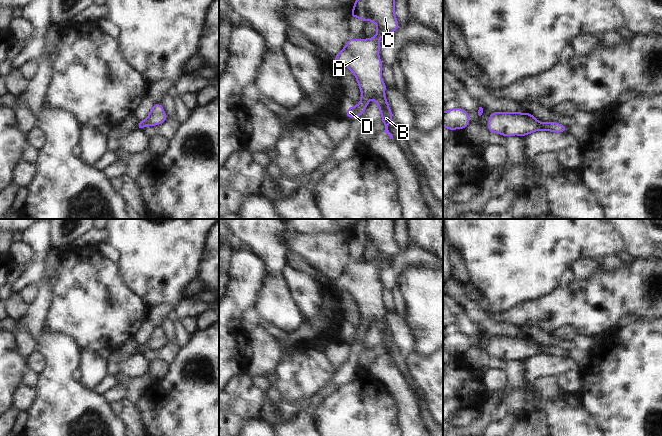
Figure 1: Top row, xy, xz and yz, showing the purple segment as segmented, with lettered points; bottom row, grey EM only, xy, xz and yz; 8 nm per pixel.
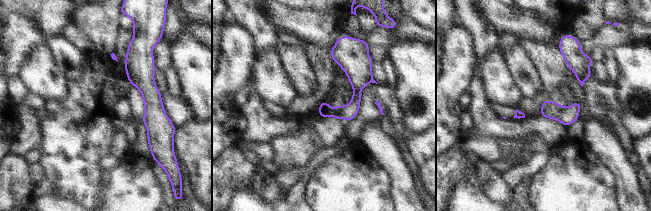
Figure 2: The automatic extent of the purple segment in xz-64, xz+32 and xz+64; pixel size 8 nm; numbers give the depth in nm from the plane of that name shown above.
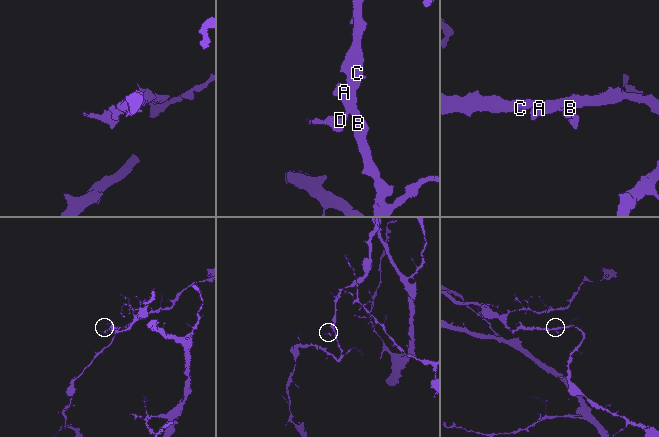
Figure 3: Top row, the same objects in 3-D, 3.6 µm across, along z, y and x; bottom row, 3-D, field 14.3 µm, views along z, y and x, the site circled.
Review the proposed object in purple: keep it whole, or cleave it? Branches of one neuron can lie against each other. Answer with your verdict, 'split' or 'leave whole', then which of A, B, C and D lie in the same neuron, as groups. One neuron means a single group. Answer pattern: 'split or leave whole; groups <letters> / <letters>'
leave whole; groups A B C D

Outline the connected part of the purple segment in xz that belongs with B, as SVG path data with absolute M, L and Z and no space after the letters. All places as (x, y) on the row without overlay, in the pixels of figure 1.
M361 219L354 226L353 235L349 241L357 241L364 246L374 245L377 257L373 263L349 262L345 271L335 278L335 287L351 294L362 317L359 328L348 331L344 340L349 343L361 341L372 321L382 339L381 345L385 349L384 356L389 359L390 363L393 363L393 360L389 356L388 350L393 339L384 319L387 310L381 299L383 287L379 281L381 271L379 263L389 260L394 254L399 253L394 229L395 219Z

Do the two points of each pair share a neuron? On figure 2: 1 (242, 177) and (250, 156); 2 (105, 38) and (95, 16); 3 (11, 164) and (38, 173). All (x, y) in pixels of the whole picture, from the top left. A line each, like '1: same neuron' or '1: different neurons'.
1: different neurons
2: same neuron
3: different neurons

